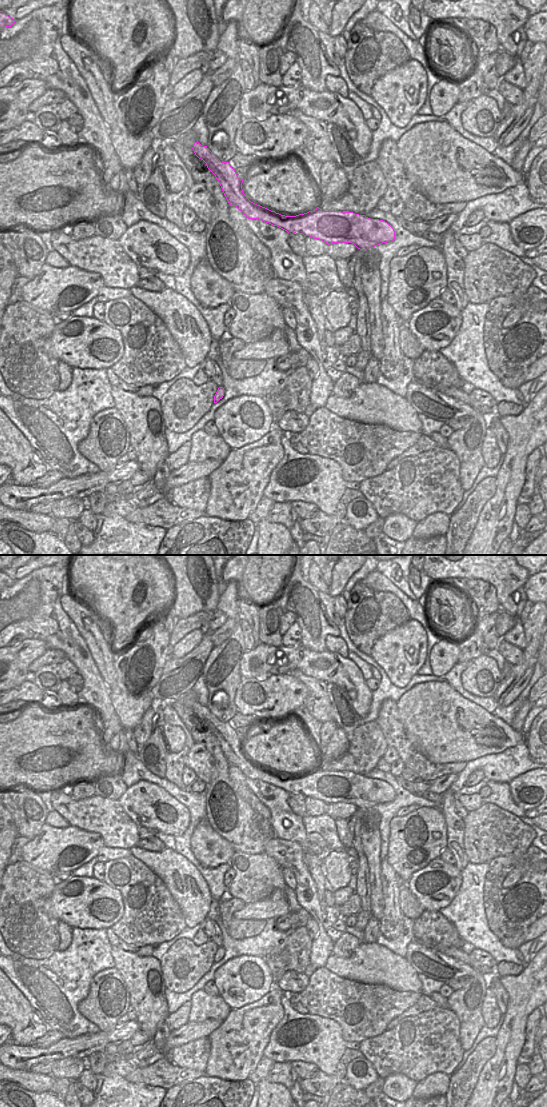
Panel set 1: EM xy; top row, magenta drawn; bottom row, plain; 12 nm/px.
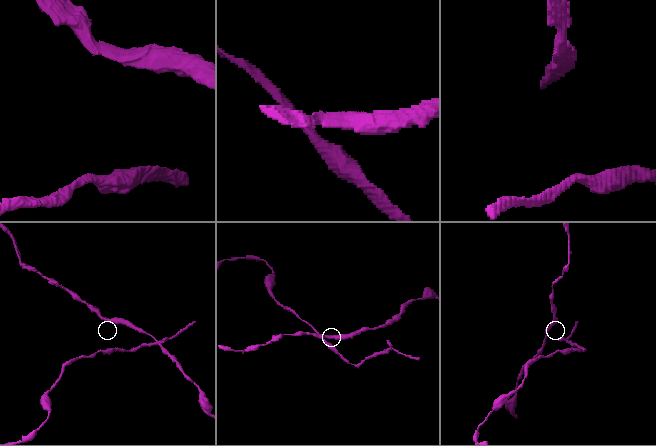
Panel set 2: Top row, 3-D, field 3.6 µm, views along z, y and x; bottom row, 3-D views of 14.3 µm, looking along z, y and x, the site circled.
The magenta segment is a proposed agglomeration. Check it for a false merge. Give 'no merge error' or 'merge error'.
no merge error

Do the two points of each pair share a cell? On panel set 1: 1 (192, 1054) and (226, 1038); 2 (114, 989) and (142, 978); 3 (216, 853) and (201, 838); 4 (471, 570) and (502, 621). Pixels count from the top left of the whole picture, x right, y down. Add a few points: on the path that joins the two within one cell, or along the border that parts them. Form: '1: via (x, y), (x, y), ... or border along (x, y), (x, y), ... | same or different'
1: border along (208, 1037), (210, 1052), (205, 1069) | different
2: border along (114, 966), (127, 988), (130, 1005) | different
3: via (211, 849), (207, 848), (205, 843) | same
4: border along (500, 607), (515, 618), (515, 624), (507, 632) | different

